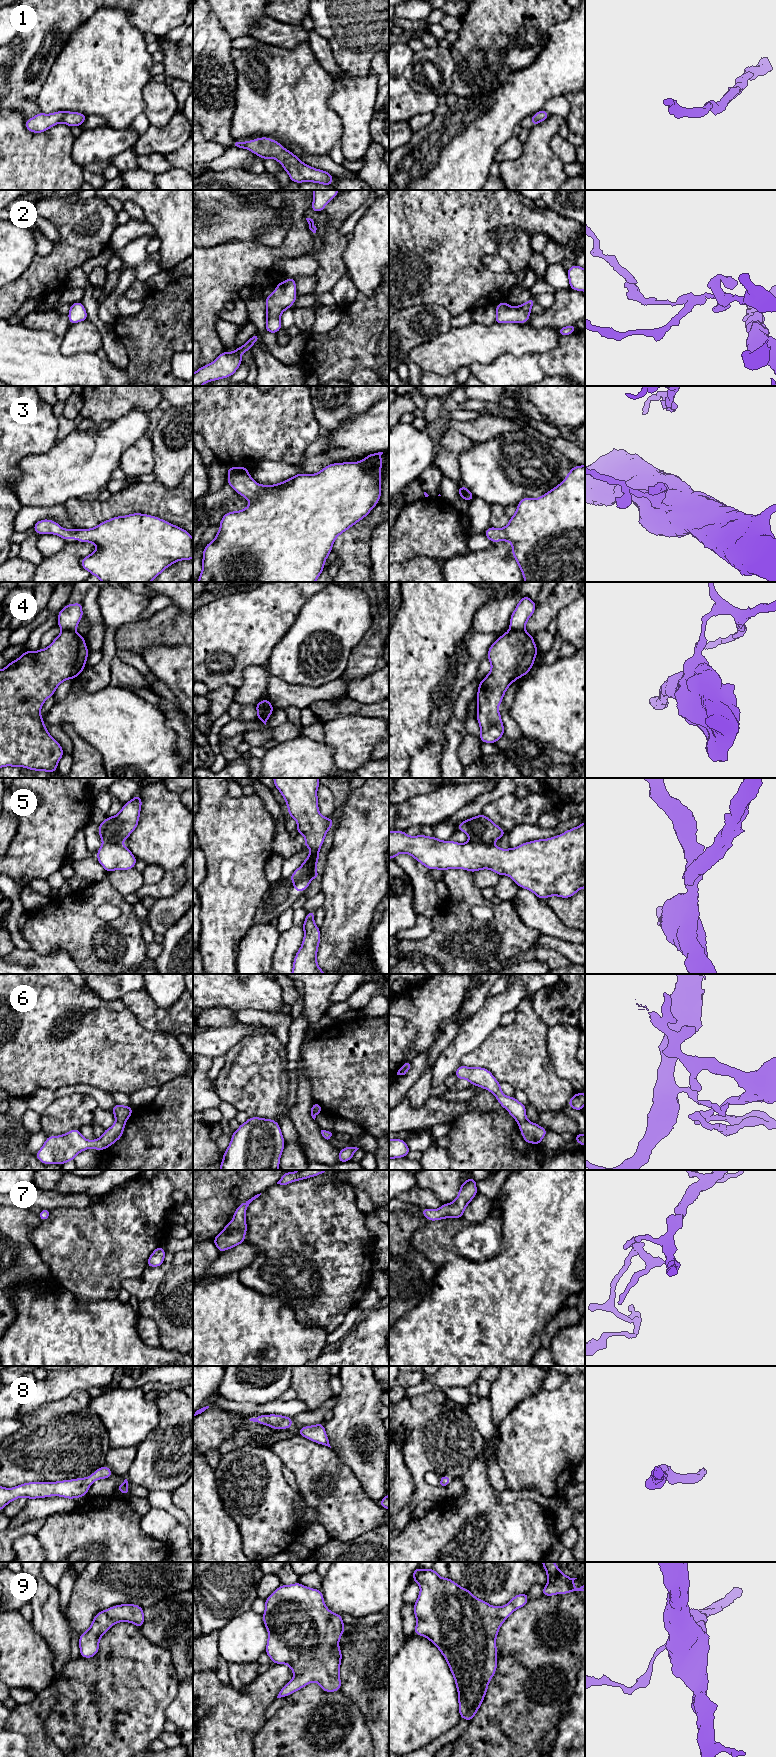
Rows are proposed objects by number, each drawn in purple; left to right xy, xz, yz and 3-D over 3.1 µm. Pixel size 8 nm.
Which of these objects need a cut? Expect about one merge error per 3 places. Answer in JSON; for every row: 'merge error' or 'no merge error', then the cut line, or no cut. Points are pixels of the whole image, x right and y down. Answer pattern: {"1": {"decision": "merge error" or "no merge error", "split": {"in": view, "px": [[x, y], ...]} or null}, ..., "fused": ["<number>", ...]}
{"1": {"decision": "no merge error", "split": null}, "2": {"decision": "no merge error", "split": null}, "3": {"decision": "no merge error", "split": null}, "4": {"decision": "merge error", "split": {"in": "yz", "px": [[510, 628], [516, 631], [523, 631]]}}, "5": {"decision": "merge error", "split": {"in": "yz", "px": [[469, 841], [492, 844]]}}, "6": {"decision": "merge error", "split": {"in": "xy", "px": [[116, 1120], [124, 1123]]}}, "7": {"decision": "no merge error", "split": null}, "8": {"decision": "no merge error", "split": null}, "9": {"decision": "no merge error", "split": null}, "fused": ["4", "5", "6"]}

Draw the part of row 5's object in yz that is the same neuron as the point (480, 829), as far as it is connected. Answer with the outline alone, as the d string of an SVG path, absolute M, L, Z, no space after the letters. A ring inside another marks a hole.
M484 814L469 818L457 826L457 830L466 833L469 842L493 844L495 841L506 835L505 831L497 826Z

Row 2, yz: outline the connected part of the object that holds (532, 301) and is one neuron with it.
M532 297L527 302L519 306L509 306L506 301L499 303L496 307L495 323L519 323L524 324L529 320L531 307L535 304L535 299Z

